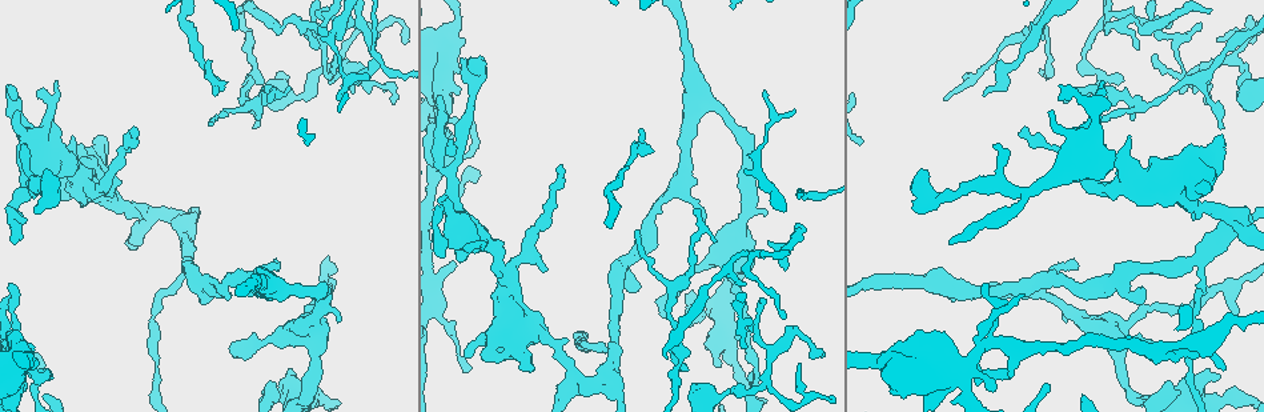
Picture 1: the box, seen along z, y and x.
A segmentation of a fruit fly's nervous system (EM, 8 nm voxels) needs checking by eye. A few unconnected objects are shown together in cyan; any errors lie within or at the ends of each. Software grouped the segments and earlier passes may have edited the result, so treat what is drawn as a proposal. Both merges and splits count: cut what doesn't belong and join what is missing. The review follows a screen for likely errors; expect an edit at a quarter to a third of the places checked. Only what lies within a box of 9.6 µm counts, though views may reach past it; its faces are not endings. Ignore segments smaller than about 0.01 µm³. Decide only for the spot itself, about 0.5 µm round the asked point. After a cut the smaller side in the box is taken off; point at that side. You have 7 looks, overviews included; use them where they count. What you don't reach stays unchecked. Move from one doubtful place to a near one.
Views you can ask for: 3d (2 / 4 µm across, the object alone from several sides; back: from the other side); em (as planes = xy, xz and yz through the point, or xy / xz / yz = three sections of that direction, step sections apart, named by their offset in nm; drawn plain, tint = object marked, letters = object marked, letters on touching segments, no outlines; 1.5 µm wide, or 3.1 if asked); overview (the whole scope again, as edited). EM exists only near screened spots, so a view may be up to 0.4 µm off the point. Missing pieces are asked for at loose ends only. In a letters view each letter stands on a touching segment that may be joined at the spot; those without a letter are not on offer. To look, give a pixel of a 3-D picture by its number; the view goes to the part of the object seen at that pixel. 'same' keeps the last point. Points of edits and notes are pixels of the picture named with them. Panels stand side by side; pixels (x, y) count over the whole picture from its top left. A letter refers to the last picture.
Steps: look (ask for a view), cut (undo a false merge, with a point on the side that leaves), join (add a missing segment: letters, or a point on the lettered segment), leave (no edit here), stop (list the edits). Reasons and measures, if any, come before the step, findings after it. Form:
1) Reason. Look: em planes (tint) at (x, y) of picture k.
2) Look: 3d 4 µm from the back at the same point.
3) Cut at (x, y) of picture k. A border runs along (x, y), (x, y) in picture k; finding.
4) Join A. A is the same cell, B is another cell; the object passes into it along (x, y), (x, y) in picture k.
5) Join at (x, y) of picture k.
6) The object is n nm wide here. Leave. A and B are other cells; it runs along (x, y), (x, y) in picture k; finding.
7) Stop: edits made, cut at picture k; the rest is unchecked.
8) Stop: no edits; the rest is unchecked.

Abrupt turn. Look: em yz step 4 (tint) at (327, 18) of picture 1.

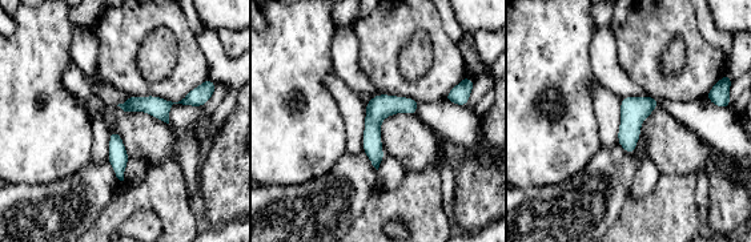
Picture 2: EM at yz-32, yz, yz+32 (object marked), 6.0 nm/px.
Look: em yz step 4 (letters) at the same point.

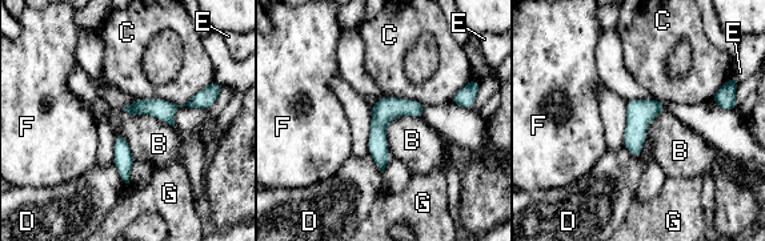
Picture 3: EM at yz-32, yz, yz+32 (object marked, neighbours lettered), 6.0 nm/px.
Leave. B, C, D, E, F and G are other cells; a border runs along (645, 140), (639, 155), (624, 147) in picture 3; all the same neuron.

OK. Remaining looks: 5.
Narrows sharply. Look: em xy step 4 (tint) at (1193, 321) of picture 1.

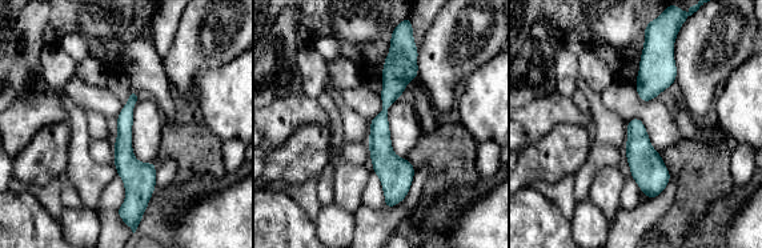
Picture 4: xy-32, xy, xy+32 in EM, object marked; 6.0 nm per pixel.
Look: em planes (letters) at the same point.

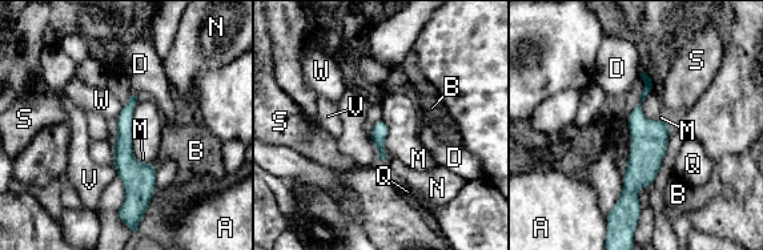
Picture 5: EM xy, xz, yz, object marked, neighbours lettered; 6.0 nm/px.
Leave. A, B, D, M, N, Q, S, V and W are other cells; one neuron here.

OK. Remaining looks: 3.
An open end. Look: 3d 4 µm at (661, 312) of picture 1.

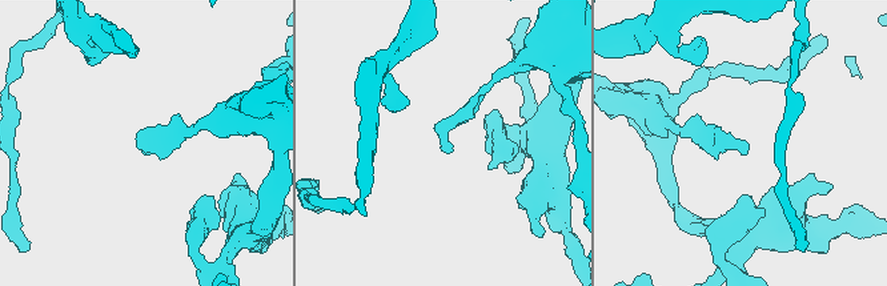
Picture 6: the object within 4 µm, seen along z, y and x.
Look: em yz step 4 (tint) at (149, 155) of picture 6.

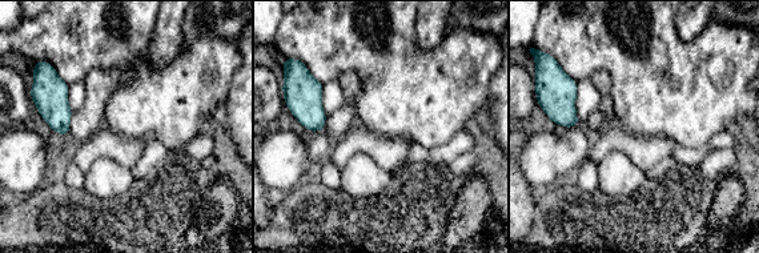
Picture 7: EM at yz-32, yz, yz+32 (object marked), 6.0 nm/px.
Cut it another way. Look: em planes (letters) at the same point.

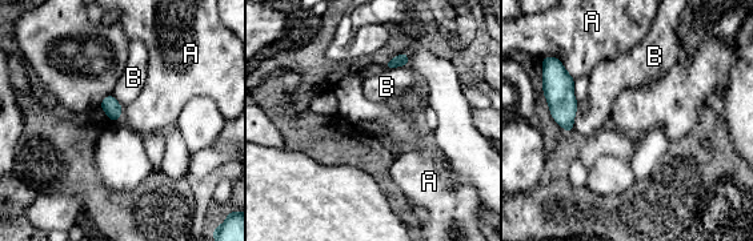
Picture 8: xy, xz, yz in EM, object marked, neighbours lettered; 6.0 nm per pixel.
Leave. A and B are other cells; a border runs along (563, 65), (573, 77) in picture 8; none of them fits.

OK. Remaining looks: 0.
Stop: no edits; the rest is unchecked.

